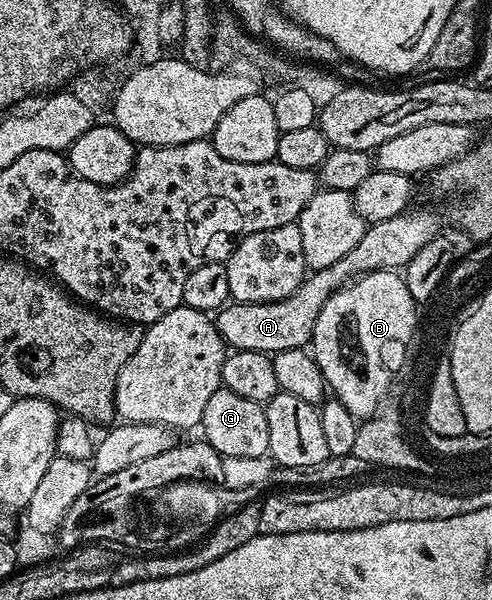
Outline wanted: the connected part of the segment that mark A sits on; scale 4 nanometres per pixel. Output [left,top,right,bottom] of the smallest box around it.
[216,209,442,356]

